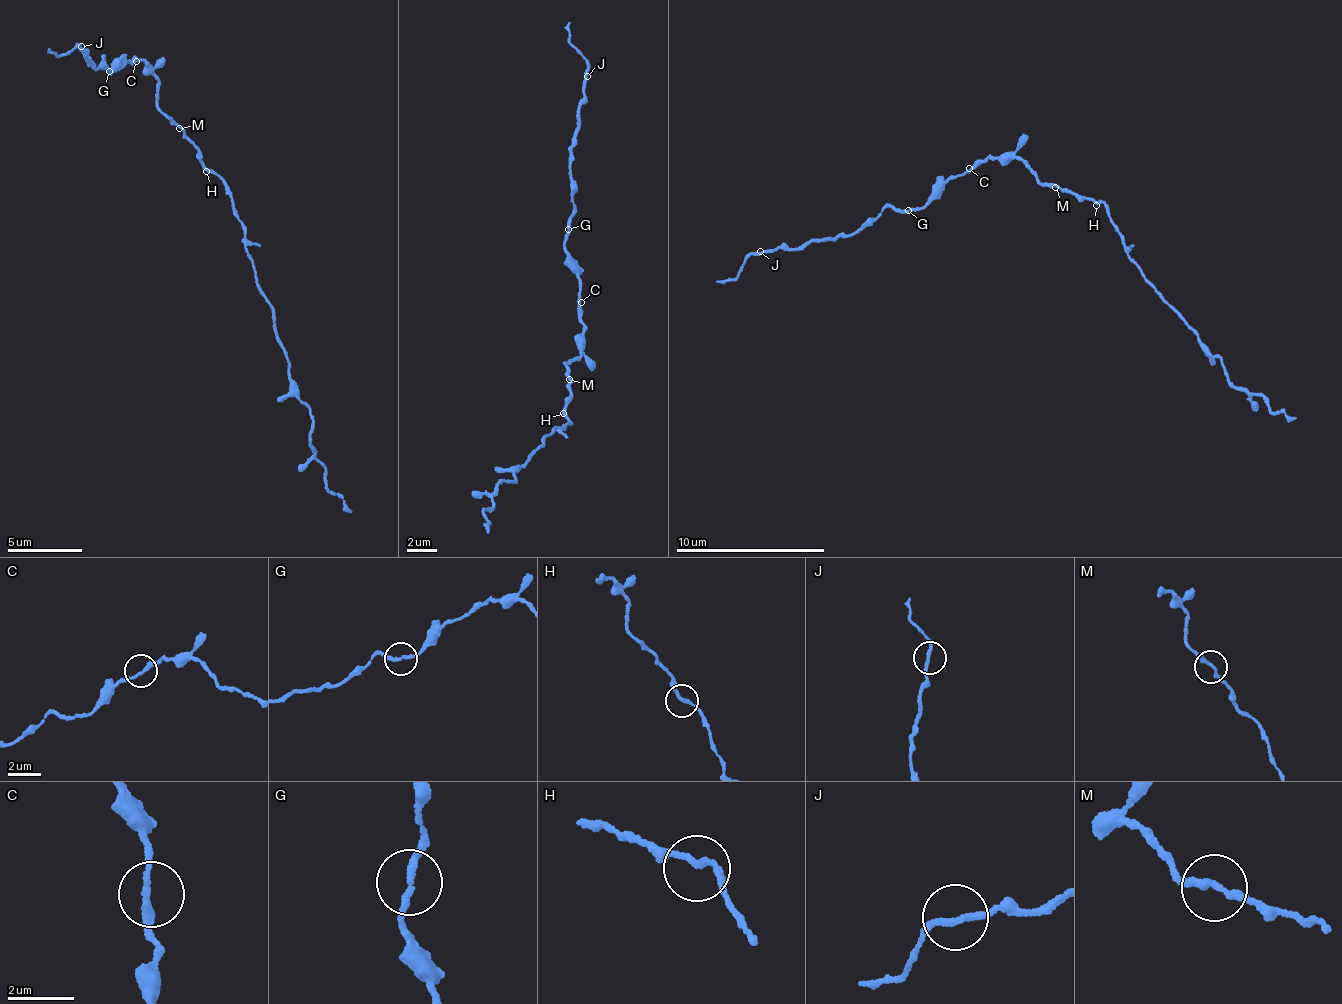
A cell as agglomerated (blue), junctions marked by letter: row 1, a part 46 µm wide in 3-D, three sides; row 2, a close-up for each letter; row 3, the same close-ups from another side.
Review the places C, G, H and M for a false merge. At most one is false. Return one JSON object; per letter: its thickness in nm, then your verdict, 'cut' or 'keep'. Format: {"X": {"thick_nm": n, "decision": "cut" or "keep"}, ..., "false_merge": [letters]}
{"C": {"thick_nm": 200, "decision": "keep"}, "G": {"thick_nm": 190, "decision": "keep"}, "H": {"thick_nm": 190, "decision": "keep"}, "M": {"thick_nm": 200, "decision": "keep"}, "false_merge": []}

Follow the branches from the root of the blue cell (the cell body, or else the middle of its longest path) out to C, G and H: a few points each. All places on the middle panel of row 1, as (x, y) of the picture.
C: (571, 388), (567, 377), (569, 368), (565, 365), (576, 357), (579, 349), (579, 332), (584, 329), (581, 302)
G: (571, 388), (565, 365), (578, 355), (584, 322), (578, 299), (578, 272), (565, 244), (567, 228)
H: (571, 388), (563, 413)

